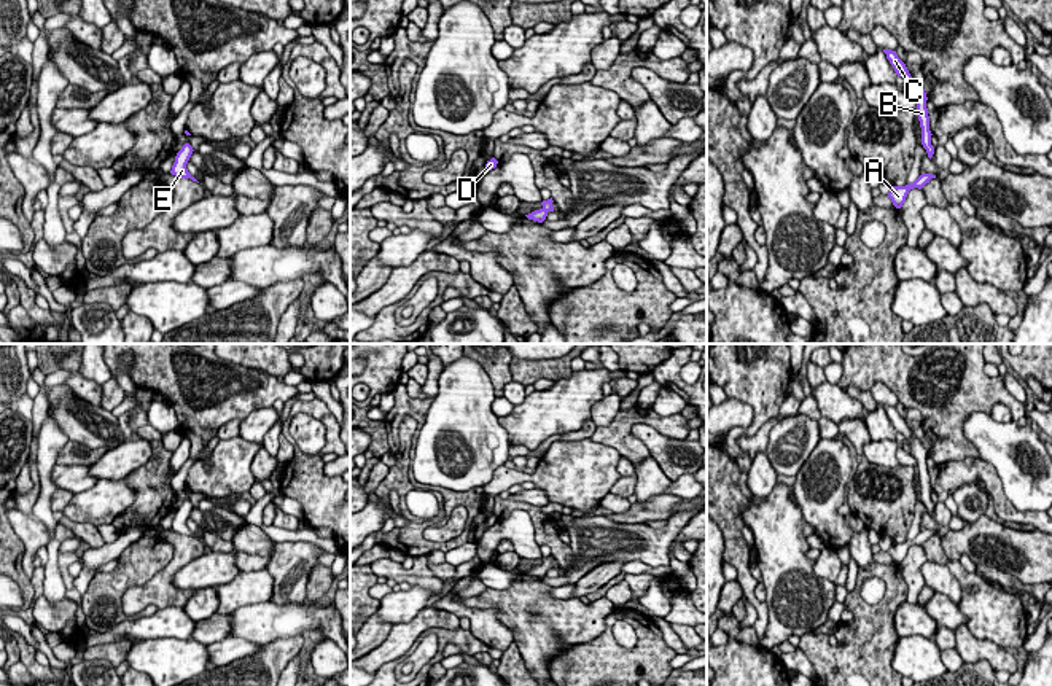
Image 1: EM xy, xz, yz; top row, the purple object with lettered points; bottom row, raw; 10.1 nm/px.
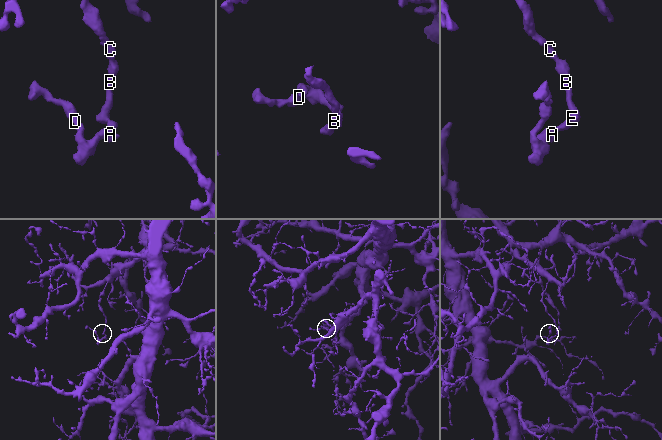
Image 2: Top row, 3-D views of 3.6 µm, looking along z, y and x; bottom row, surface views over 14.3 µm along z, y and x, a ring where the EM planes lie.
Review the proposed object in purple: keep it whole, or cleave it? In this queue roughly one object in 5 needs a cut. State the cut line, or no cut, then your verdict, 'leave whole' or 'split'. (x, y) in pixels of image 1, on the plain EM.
cut none; leave whole

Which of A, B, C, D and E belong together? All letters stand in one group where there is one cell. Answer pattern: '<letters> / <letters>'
A B C D E

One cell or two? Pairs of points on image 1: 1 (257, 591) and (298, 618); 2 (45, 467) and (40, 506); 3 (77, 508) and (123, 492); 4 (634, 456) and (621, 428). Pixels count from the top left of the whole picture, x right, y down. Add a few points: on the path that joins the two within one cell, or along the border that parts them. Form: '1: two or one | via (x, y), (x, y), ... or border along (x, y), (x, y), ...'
1: two | border along (269, 599), (241, 605), (234, 610)
2: one | via (45, 476), (45, 497)
3: one | via (88, 506), (97, 506), (112, 498)
4: one | via (631, 449), (621, 440), (621, 435)

